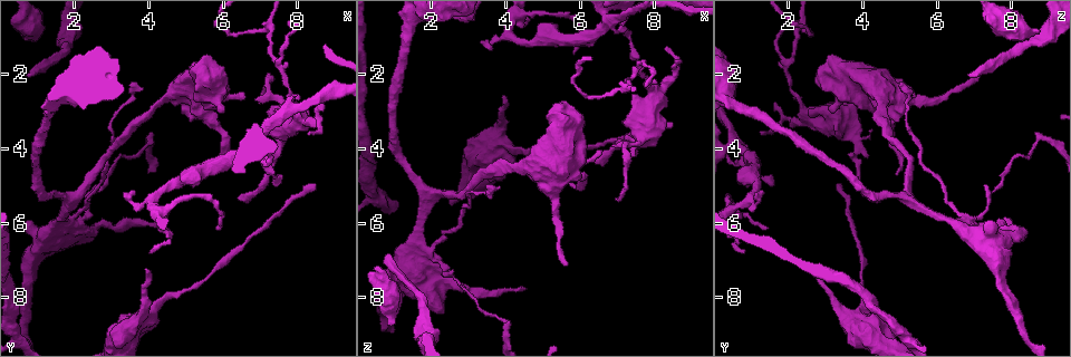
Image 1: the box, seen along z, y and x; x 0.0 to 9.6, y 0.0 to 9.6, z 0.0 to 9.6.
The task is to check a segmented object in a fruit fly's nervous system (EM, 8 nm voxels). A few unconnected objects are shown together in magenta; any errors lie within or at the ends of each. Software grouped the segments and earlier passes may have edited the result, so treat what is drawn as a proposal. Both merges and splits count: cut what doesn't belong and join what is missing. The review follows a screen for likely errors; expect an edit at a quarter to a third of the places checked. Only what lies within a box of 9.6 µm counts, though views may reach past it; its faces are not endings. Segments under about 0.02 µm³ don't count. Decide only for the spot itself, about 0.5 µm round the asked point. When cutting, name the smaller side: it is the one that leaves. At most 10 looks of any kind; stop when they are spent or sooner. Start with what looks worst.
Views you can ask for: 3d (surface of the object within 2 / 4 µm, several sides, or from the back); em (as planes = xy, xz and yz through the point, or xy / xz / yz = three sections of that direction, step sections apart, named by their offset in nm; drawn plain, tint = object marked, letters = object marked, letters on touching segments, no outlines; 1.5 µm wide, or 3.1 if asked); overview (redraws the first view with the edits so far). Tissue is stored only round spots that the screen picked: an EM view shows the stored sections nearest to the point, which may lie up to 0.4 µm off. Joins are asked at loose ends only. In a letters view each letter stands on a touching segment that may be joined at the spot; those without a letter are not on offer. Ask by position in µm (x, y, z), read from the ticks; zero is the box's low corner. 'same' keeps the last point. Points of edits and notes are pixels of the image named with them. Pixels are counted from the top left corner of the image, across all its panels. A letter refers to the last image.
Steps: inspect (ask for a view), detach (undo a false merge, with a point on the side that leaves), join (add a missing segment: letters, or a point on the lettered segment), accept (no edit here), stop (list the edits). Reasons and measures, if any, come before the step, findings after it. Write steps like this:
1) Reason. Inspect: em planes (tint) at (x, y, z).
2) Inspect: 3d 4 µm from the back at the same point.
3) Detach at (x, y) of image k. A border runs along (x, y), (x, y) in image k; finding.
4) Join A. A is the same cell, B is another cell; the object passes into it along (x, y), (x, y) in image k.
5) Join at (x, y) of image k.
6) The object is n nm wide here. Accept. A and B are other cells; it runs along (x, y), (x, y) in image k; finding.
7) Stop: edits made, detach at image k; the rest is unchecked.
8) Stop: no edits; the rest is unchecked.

End of a long branch. Inspect: em planes (letters) at (0.80, 2.05, 6.80).

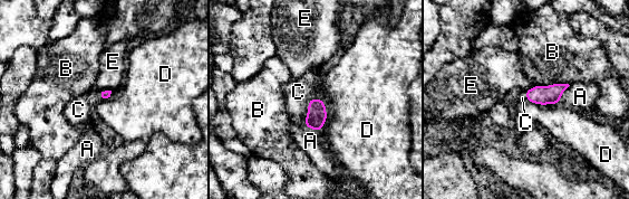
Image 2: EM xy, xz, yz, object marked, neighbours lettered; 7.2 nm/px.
Join C. C is the same cell, A, B, D and E are other cells; the object passes into it along (317, 114), (308, 109), (298, 92) in image 2; the cell continues.

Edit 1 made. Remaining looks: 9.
Inspect: overview.

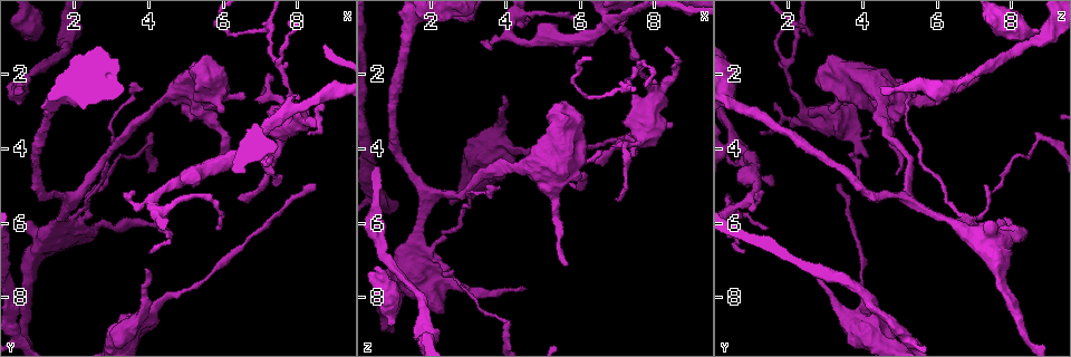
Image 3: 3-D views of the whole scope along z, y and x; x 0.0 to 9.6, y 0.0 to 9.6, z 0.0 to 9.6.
Sharp bend. Inspect: 3d 4 µm at (6.15, 0.90, 2.65).

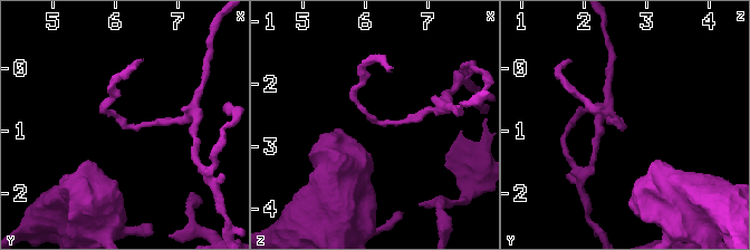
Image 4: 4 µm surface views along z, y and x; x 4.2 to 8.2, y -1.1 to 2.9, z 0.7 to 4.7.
Inspect: em planes (letters) at (6.20, 0.90, 2.65).

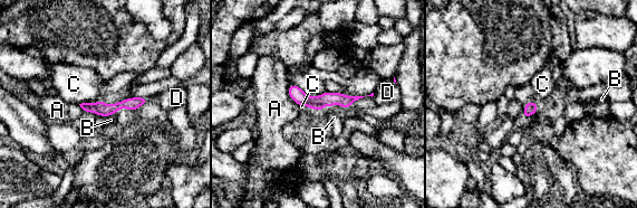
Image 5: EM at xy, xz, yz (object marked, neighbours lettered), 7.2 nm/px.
Accept. A, B, C and D are other cells; it runs along (291, 87), (307, 101), (353, 98) in image 5; continuous, no second cell.

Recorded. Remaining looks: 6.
Branch stops here. Inspect: 3d 2 µm at (0.85, 0.85, 8.75).

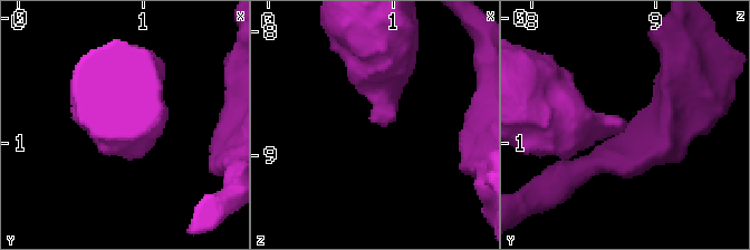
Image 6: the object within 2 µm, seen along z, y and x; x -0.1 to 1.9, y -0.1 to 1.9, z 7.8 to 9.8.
Inspect: em planes (letters) at (0.88, 0.88, 8.76).

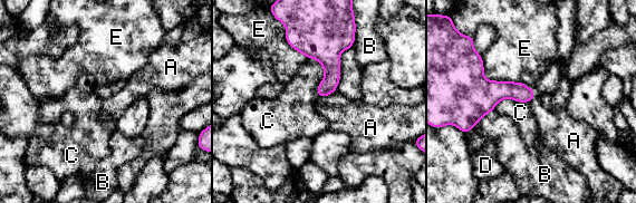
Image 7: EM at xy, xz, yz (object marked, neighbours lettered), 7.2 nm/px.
Accept. A, B, C, D and E are other cells; a border runs along (335, 90), (319, 97) in image 7; none of them fits.

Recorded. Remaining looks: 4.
Branch stops here. Inspect: 3d 4 µm from the back at (4.10, 6.70, 0.80).

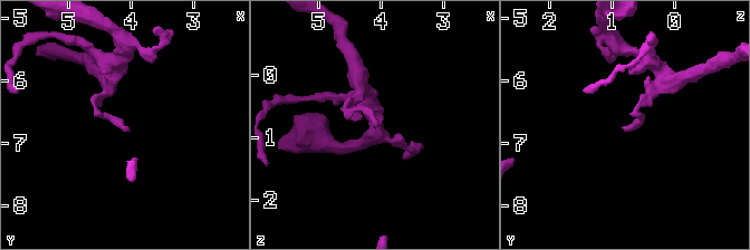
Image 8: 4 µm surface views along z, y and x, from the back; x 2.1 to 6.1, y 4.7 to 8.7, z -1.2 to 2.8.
Inspect: em yz step 8 (letters) at (4.10, 6.75, 0.85).

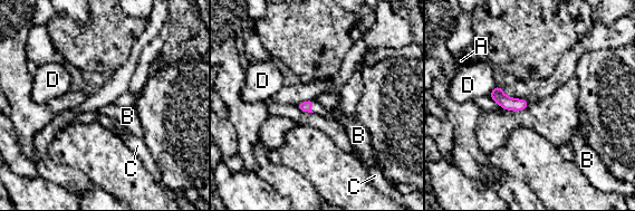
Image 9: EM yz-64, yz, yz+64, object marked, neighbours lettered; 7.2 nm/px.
Join B. B is the same cell, A, C and D are other cells; the cell continues.

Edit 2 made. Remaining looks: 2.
Stop: edits made, join at image 2, join at image 9; the rest is unchecked.

